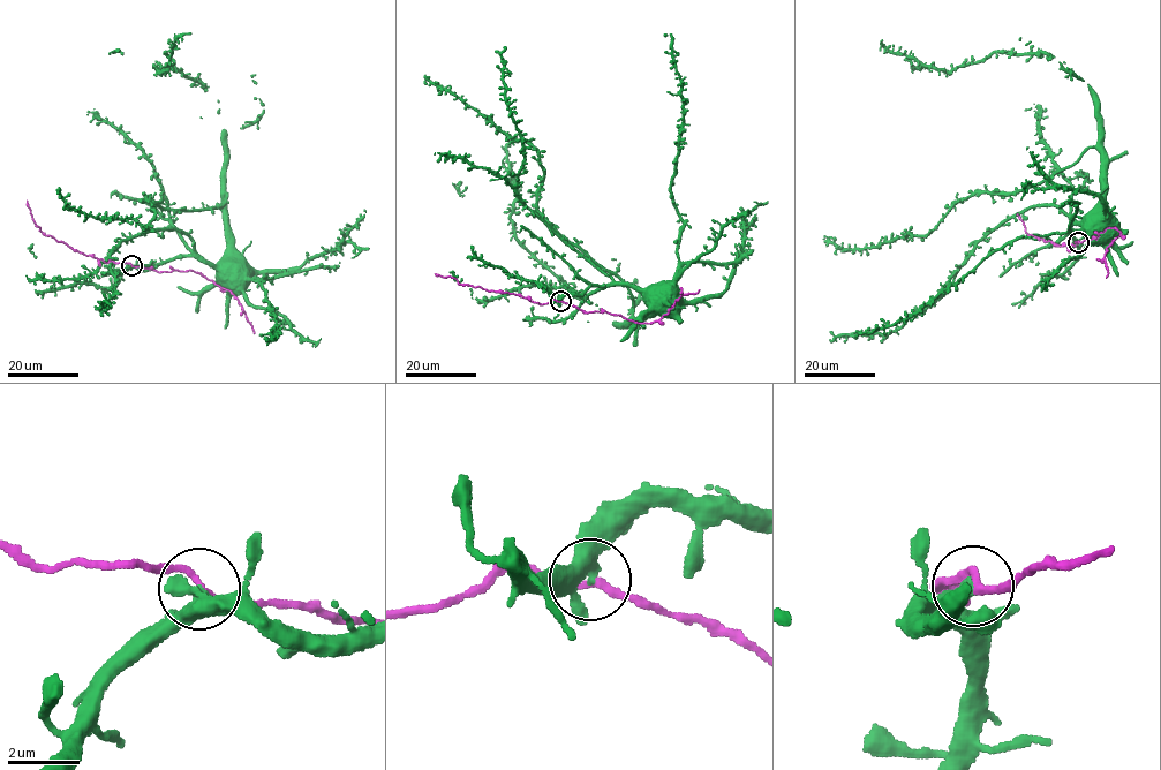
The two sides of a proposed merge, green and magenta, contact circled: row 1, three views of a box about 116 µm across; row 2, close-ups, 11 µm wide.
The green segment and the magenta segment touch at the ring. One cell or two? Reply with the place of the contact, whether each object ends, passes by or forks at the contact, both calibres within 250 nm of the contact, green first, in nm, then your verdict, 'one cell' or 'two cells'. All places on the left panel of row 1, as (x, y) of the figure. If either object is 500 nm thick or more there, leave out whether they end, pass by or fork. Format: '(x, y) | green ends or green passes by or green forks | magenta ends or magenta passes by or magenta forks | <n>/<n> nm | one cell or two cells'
(132, 265) | green ends | magenta passes by | 480/190 nm | two cells

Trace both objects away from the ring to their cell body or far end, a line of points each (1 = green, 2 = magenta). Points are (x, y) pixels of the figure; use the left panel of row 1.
1: (132, 265), (217, 265), (226, 194), (191, 210), (146, 197), (148, 227), (75, 211), (58, 190)
2: (132, 265), (161, 272), (200, 272), (239, 301), (255, 333)

